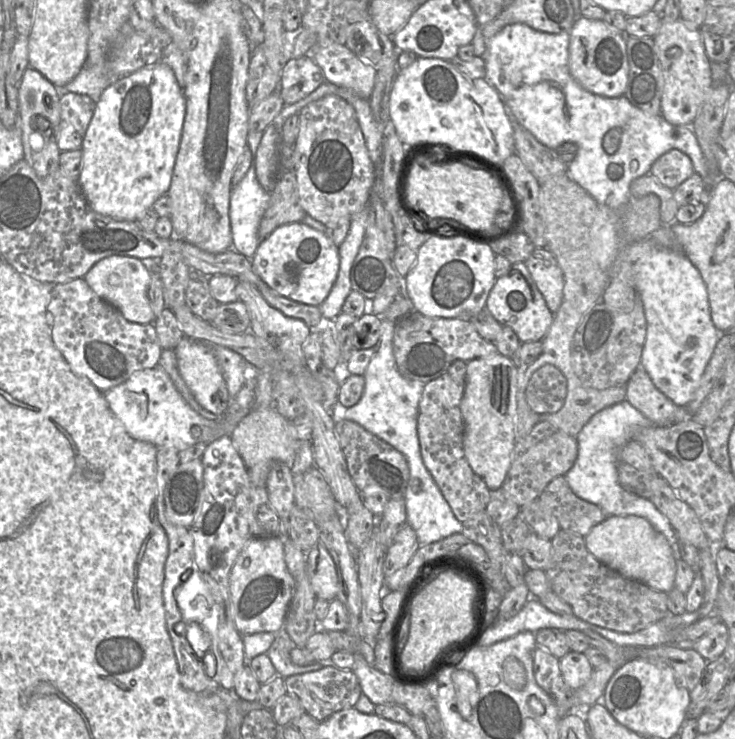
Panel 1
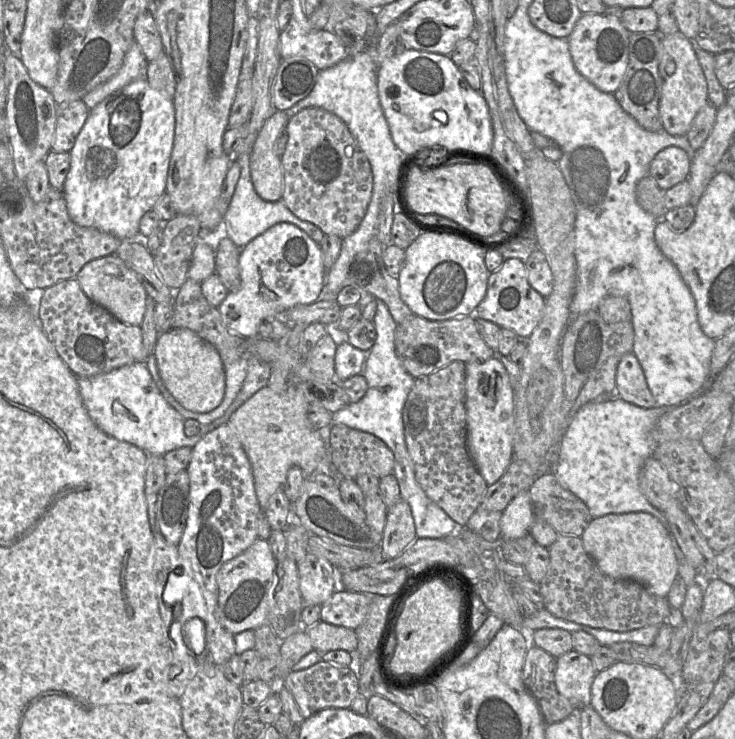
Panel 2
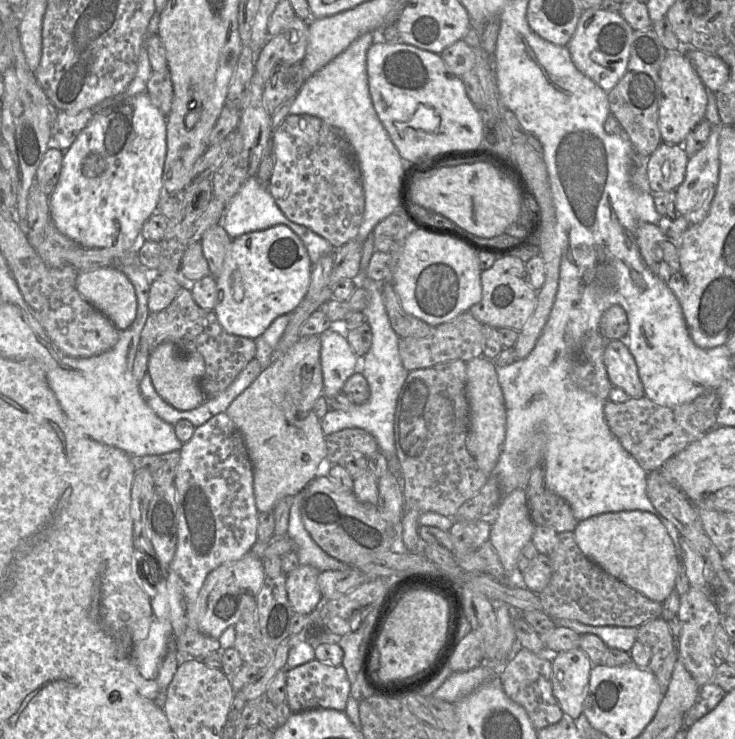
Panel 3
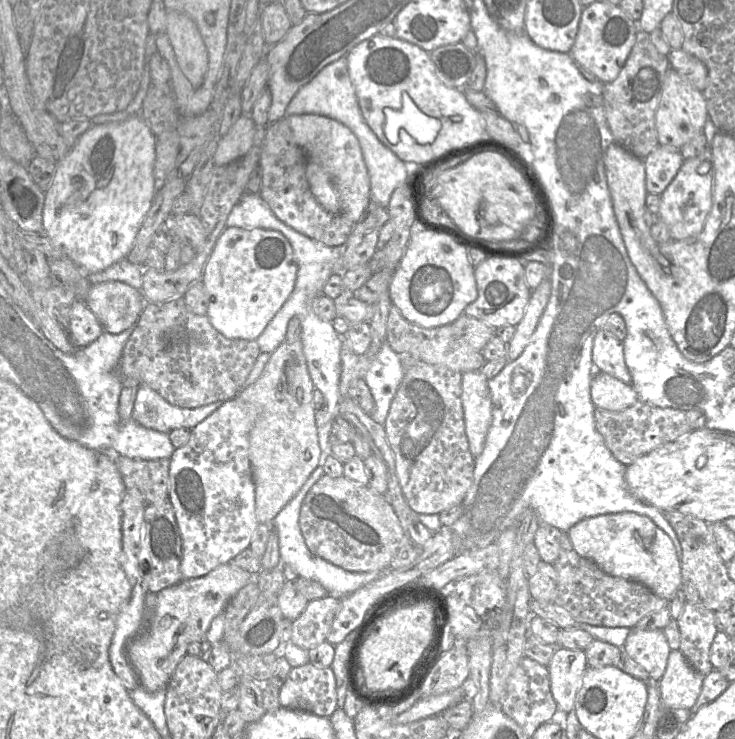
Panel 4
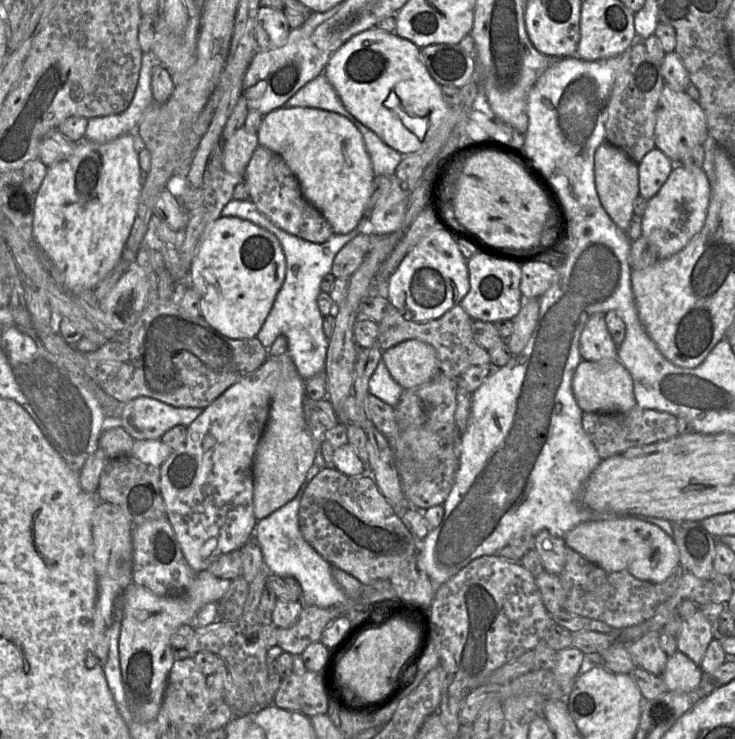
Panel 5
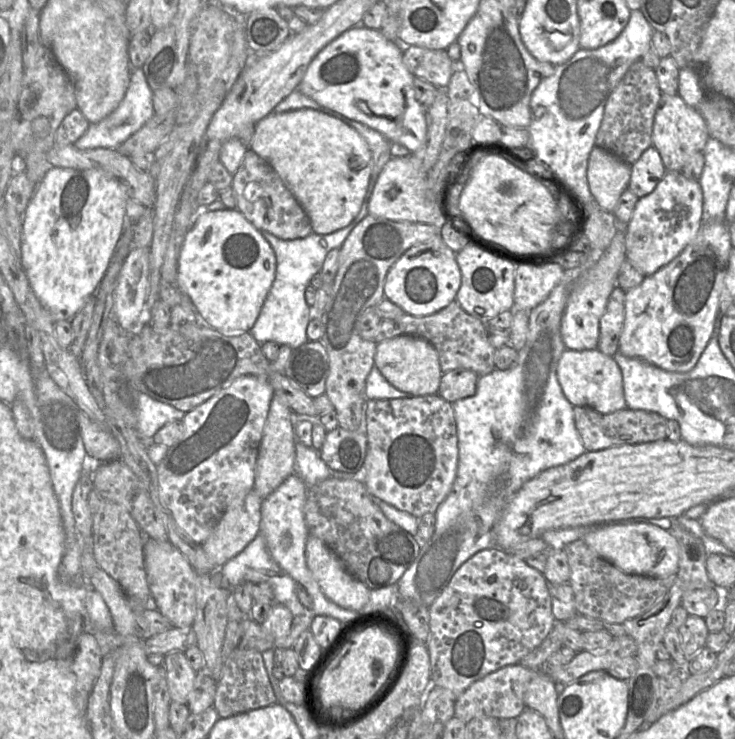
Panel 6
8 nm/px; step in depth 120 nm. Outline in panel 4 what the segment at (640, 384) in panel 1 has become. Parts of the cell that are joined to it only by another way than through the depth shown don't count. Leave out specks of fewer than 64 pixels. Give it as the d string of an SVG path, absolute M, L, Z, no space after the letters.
M603 328L598 330L594 338L592 361L597 371L607 373L624 383L632 383L625 363L623 342Z

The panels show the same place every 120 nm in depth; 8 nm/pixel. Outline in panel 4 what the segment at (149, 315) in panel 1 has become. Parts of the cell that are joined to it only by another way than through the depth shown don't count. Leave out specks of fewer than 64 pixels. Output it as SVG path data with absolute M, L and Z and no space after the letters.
M121 281L92 284L86 304L104 332L121 333L131 327L143 311L144 296Z

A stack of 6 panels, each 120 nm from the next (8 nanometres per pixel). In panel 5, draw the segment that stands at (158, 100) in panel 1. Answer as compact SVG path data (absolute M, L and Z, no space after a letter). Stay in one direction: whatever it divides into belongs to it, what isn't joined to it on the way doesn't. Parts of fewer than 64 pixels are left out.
M135 132L100 144L83 138L73 154L48 168L43 183L35 195L33 239L63 274L63 287L69 292L93 289L119 262L138 211L144 185L135 149Z

